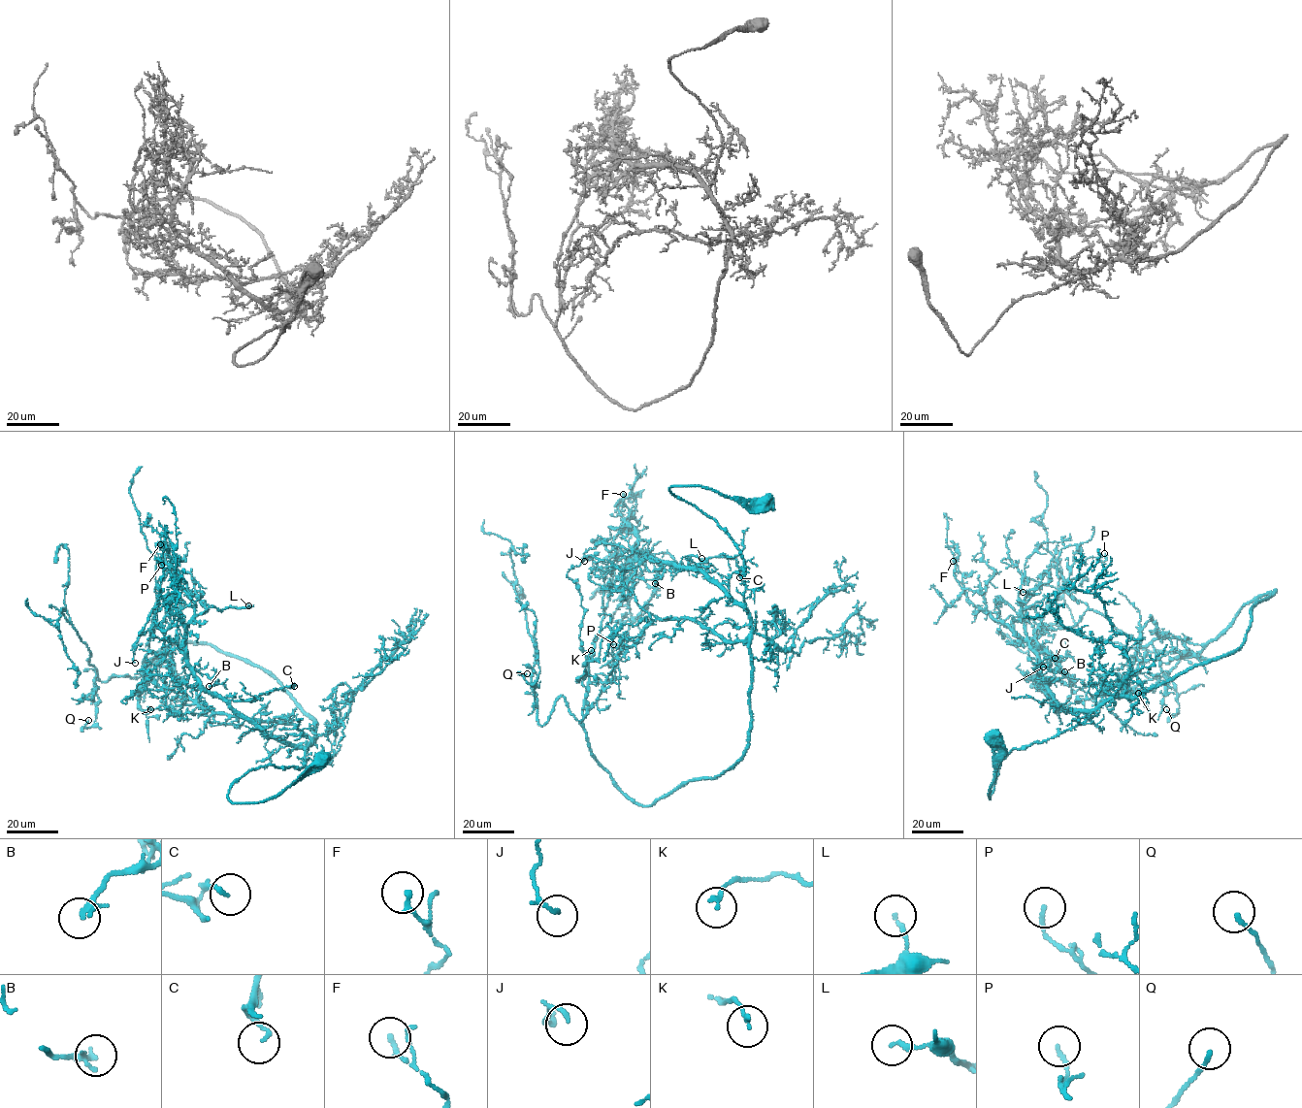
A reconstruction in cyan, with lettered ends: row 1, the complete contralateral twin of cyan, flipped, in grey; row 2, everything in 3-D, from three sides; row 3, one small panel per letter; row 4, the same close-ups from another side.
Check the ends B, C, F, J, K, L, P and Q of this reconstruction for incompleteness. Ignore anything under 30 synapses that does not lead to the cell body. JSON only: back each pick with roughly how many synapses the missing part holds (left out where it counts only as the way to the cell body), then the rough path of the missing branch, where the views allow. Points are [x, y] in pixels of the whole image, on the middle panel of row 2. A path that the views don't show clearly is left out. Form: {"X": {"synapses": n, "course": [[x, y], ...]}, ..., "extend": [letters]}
{"extend": []}

